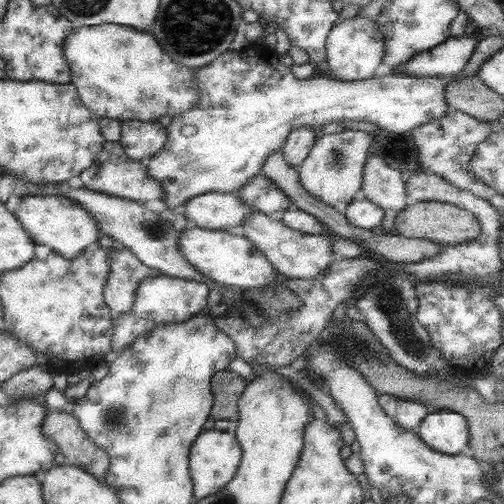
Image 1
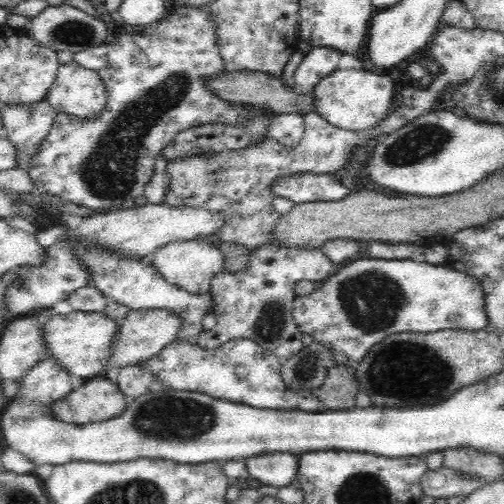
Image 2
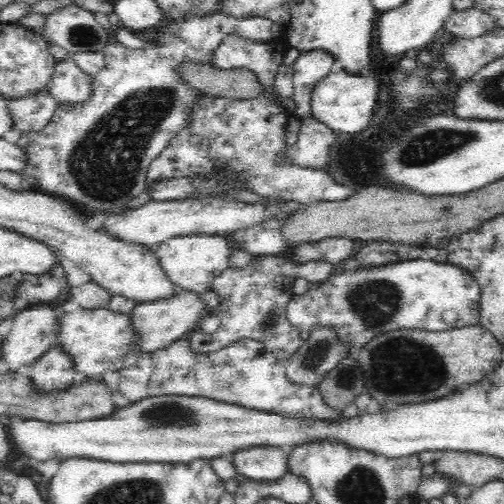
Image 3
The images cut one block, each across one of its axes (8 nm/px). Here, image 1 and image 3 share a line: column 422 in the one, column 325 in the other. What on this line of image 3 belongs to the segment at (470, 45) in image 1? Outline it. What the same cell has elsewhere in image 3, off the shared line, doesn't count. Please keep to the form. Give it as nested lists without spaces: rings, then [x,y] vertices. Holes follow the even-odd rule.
[[[312,50],[302,52],[294,64],[294,104],[296,110],[290,114],[296,120],[304,120],[312,116],[312,94],[320,80],[332,74],[334,58],[328,52]]]

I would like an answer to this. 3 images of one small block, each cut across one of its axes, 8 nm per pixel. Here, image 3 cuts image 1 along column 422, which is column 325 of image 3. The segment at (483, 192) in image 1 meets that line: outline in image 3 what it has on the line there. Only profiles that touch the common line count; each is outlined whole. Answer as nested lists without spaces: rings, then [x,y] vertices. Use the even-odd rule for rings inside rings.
[[[312,116],[300,120],[300,136],[298,142],[284,152],[286,164],[298,166],[302,170],[320,172],[330,168],[330,146],[334,144],[338,132],[330,130],[322,122]]]

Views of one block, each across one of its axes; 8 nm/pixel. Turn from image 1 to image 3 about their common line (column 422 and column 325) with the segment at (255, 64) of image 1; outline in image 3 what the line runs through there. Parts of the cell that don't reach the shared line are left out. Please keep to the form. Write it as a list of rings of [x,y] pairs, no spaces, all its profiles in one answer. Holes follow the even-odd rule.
[[[332,72],[324,80],[320,80],[312,94],[312,118],[328,126],[330,130],[336,130],[338,134],[354,134],[368,128],[376,106],[378,106],[378,94],[380,94],[380,80],[378,78],[364,78],[352,76],[342,72]]]

